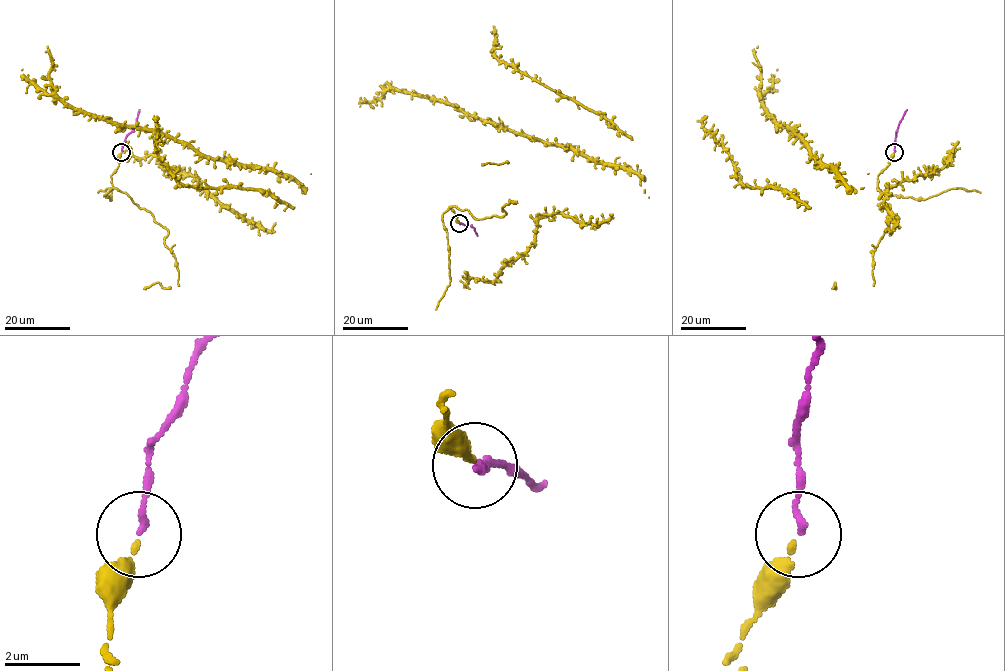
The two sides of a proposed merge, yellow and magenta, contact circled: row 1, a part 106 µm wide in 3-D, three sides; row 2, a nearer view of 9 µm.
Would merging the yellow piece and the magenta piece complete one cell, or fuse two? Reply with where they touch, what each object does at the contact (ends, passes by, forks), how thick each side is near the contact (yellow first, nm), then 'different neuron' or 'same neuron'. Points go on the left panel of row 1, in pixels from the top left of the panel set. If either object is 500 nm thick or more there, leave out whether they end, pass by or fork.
(121, 152) | yellow ends | magenta ends | 220/160 nm | same neuron

